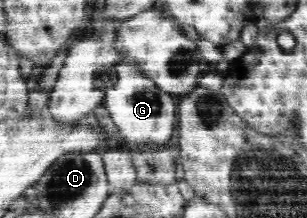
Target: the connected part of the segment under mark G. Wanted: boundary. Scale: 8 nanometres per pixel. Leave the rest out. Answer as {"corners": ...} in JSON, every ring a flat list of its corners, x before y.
{"corners":[[121,61,115,67,117,83,107,89,105,105,107,111,117,126,120,135,125,135,131,143,167,143,175,131,175,101,169,93,159,93,153,80,143,77,141,69,133,65,133,61]]}

